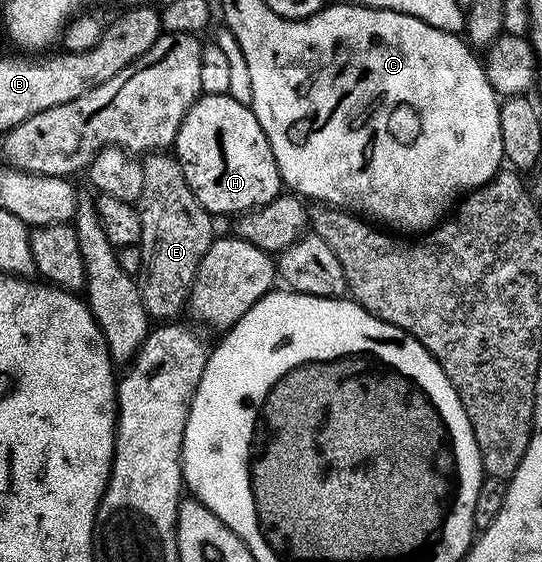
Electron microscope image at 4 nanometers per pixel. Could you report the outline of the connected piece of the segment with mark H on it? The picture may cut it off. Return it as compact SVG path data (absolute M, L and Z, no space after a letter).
M202 94L200 99L195 100L187 117L183 119L183 125L179 127L175 158L183 169L183 177L187 177L187 185L191 185L191 193L195 193L199 205L203 205L203 209L214 217L244 215L246 211L254 211L257 207L267 205L283 191L275 153L271 153L271 145L252 106L235 101L229 94Z

